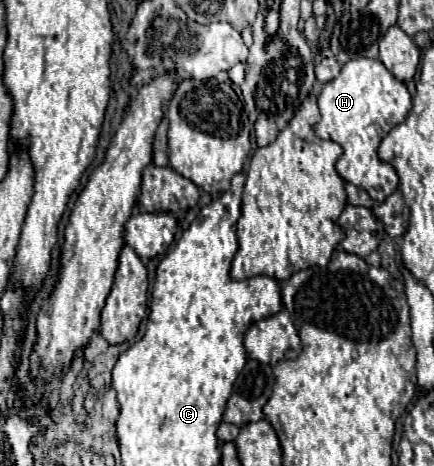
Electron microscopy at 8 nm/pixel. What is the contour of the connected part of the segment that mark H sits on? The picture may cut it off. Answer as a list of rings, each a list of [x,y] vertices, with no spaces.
[[[353,59],[343,65],[337,79],[323,85],[319,93],[321,121],[315,135],[331,139],[343,147],[343,157],[336,163],[337,173],[344,181],[363,187],[371,199],[383,203],[399,187],[397,171],[377,155],[381,139],[405,119],[411,109],[411,93],[379,59]]]

